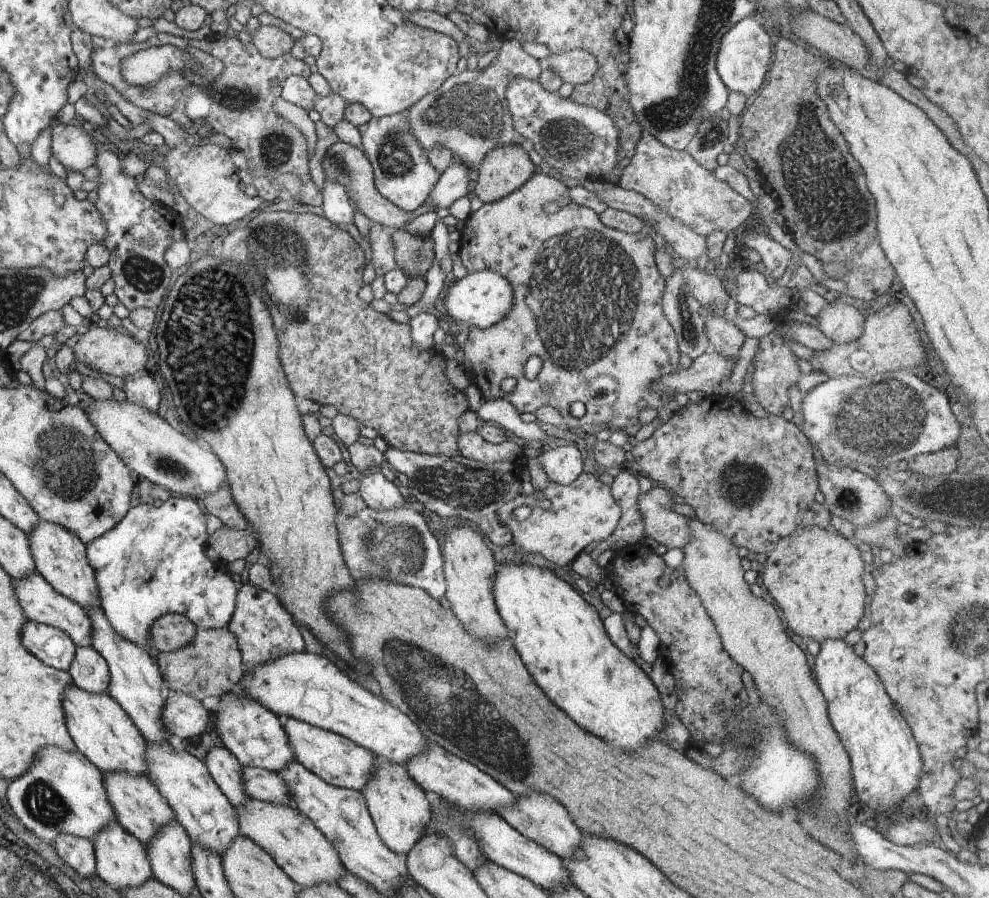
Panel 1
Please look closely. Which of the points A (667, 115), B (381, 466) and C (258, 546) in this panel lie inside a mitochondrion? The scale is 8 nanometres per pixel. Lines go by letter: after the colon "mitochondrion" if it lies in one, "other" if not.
A: mitochondrion
B: other
C: other

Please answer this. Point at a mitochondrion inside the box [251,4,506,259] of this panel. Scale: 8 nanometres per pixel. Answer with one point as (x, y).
(394, 155)

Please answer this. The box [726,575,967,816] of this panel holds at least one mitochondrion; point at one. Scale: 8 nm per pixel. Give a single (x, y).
(757, 735)

